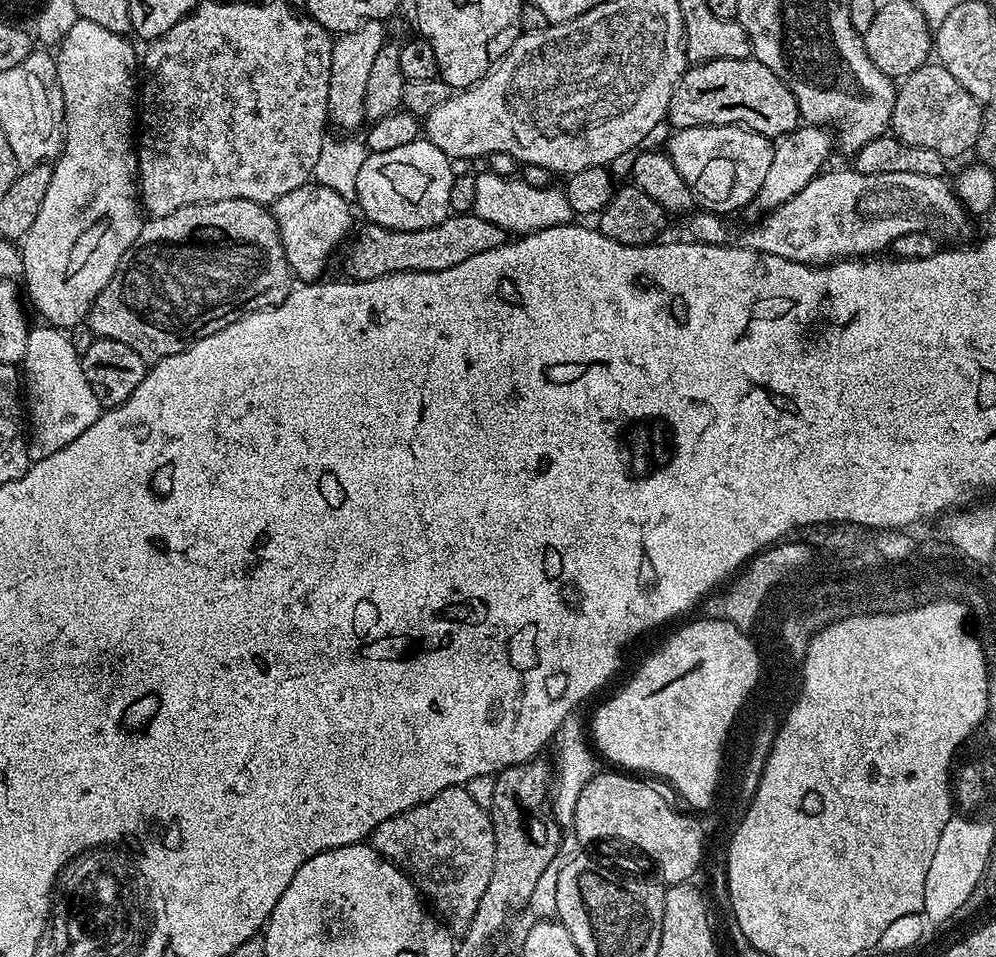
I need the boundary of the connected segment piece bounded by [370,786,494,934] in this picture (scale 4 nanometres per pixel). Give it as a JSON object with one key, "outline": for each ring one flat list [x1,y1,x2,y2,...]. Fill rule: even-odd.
{"outline":[[464,786,442,790,426,802,386,818,372,831,370,843,409,876,449,932,463,934,467,930,478,901,486,894,490,874,494,874,494,826,489,810,478,806]]}

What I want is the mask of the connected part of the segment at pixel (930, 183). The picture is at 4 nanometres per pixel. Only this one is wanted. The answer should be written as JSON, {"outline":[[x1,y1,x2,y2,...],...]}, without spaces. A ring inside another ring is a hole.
{"outline":[[825,170,815,176,802,191,794,194,790,202,761,215,757,224,750,225,741,234,738,244,741,248,774,254,778,258,823,266,831,264,833,260,875,257,898,238,915,232,927,232,940,238,953,236,956,242,964,242,972,232,973,221,964,205,956,199,953,185,946,181,944,176,926,174,862,174,855,170]]}

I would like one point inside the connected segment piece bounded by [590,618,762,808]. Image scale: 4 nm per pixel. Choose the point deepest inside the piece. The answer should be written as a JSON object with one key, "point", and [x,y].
{"point":[672,719]}

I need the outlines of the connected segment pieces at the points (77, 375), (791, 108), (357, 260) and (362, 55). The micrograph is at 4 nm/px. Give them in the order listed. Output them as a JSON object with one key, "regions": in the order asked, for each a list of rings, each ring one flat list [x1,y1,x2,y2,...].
{"regions":[[[43,327,29,331,22,361,26,416,32,419,32,428,36,431,27,437,28,459,32,462,50,458,50,454,58,454,62,446,70,446,78,434,86,434,86,430,94,426,102,411,94,390,90,390,90,382,86,382,86,374,82,374,81,355,71,345,69,333,62,328]],[[722,58,711,60,705,64,692,64,684,77,678,82,674,94,670,98,667,123,673,129,682,128,715,128,717,124,731,124,738,128,748,128,769,138,779,138,788,132,801,127,800,110,796,95,780,81,778,74,755,58]],[[452,214,447,220,426,230,403,232,370,223,365,223,363,227,360,233,357,231,351,237,352,245,351,240,347,245,348,257,344,260,344,268,348,271,349,281,373,280,399,272,450,270,450,266,458,266,458,262,474,258,474,254,486,254,486,250,494,250,506,243,503,230,494,226,494,222,486,222,486,218,478,218,475,214]],[[367,20,358,26,358,30,350,30,335,37,332,45,332,61,330,62,330,98,328,99,328,119,333,125,345,128,345,133,352,134,360,123,365,123,364,103,366,102,366,86,370,83,370,69,374,67,374,57,386,43,383,20]]]}

